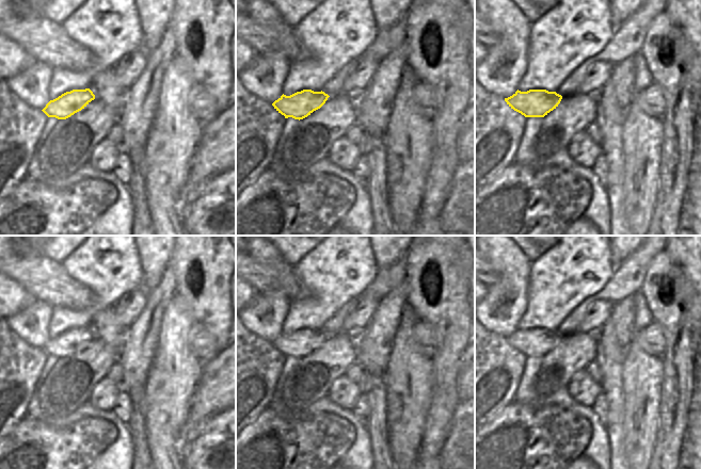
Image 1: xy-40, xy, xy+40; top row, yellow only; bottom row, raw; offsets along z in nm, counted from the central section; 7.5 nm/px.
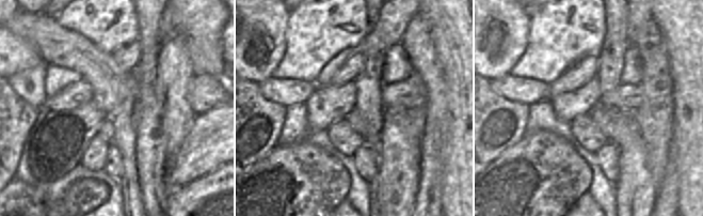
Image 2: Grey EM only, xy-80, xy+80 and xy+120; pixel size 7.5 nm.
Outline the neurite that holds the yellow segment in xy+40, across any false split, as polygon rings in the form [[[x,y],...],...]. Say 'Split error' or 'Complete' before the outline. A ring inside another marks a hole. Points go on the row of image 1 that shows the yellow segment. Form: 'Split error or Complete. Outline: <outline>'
Complete. Outline: [[[546,90],[516,91],[505,98],[507,104],[525,117],[544,117],[560,103],[562,96]]]

